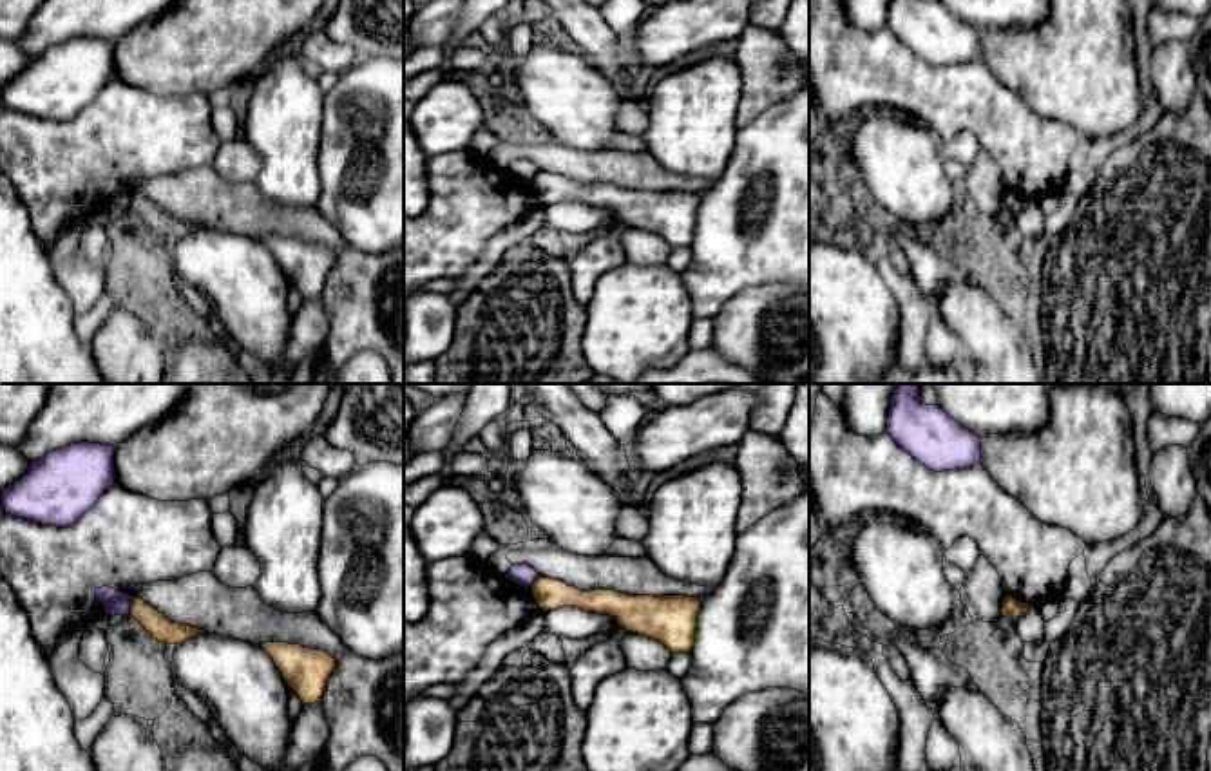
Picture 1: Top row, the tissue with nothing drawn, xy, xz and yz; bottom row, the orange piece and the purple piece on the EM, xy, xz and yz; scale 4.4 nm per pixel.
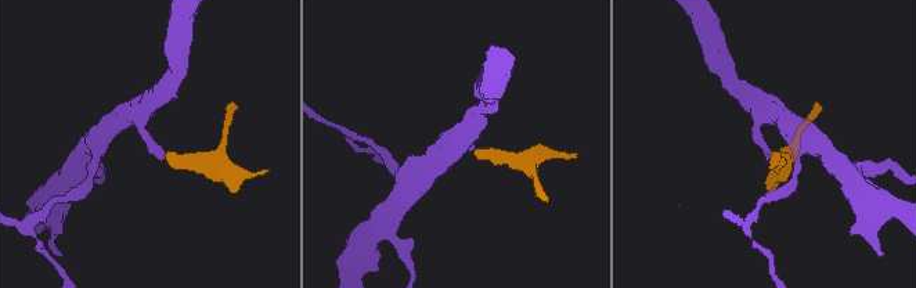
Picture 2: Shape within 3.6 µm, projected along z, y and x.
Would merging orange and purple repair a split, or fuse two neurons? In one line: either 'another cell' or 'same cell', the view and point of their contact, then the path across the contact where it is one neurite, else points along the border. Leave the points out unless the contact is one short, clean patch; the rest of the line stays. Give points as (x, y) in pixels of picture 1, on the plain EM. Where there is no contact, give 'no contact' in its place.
another cell | xy (131, 201) | along xy (133, 192), (129, 210)

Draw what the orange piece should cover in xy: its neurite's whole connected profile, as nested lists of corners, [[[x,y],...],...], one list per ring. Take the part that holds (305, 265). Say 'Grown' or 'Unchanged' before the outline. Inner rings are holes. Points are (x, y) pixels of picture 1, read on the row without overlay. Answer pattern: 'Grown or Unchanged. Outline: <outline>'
Unchanged. Outline: [[[264,237],[262,243],[302,299],[320,295],[326,275],[335,262],[335,253],[328,246],[290,237]]]

